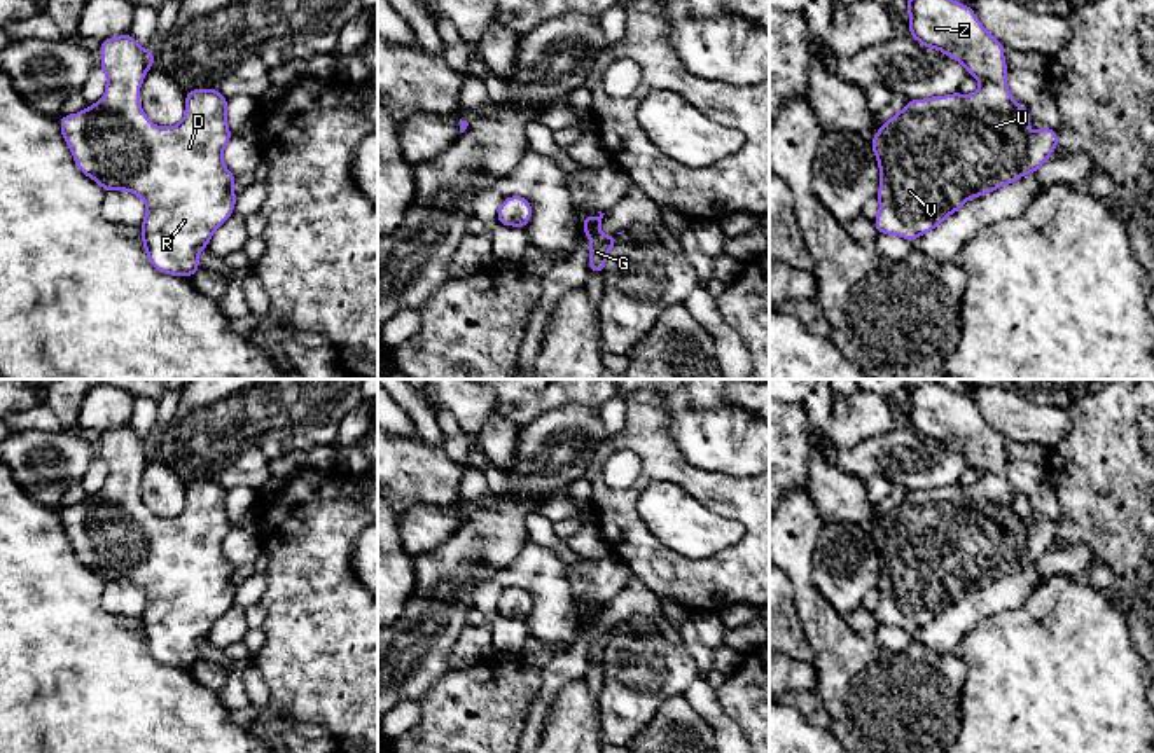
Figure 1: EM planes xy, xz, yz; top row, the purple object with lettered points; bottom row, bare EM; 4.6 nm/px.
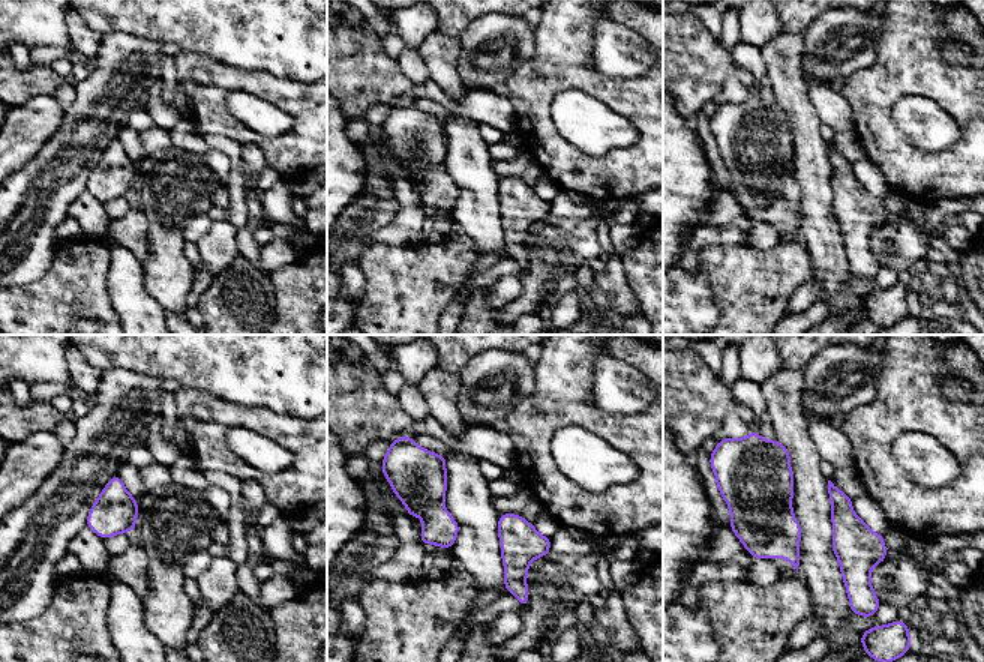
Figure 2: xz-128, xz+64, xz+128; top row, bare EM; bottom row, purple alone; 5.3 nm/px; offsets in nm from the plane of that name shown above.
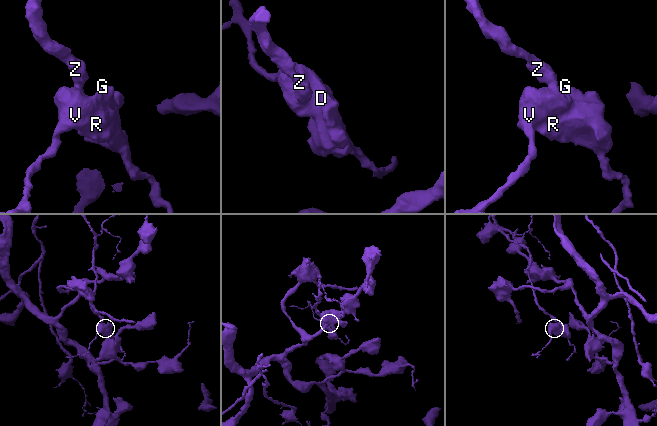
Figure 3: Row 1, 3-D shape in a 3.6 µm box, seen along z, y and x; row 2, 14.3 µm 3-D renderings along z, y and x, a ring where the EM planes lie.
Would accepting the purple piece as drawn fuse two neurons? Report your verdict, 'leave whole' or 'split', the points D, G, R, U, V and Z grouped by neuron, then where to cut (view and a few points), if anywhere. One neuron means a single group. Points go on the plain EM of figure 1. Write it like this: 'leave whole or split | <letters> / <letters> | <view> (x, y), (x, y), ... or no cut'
leave whole | D G R U V Z | no cut

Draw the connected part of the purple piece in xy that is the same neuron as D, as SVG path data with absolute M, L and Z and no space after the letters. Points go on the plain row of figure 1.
M131 425L101 432L105 486L84 503L61 508L59 517L86 568L105 584L128 582L145 592L140 620L150 655L161 664L191 669L199 660L198 645L208 639L212 625L233 606L238 589L233 584L236 568L222 554L222 543L233 529L226 510L227 489L217 480L192 480L177 517L154 517L140 500L138 487L152 456L154 442L140 439Z

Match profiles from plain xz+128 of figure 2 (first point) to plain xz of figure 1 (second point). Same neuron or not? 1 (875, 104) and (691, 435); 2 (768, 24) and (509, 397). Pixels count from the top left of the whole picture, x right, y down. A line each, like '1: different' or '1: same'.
1: different
2: different

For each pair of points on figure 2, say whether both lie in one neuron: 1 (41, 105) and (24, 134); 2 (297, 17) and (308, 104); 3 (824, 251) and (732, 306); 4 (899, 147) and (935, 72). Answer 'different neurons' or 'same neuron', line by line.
1: same neuron
2: different neurons
3: different neurons
4: same neuron

